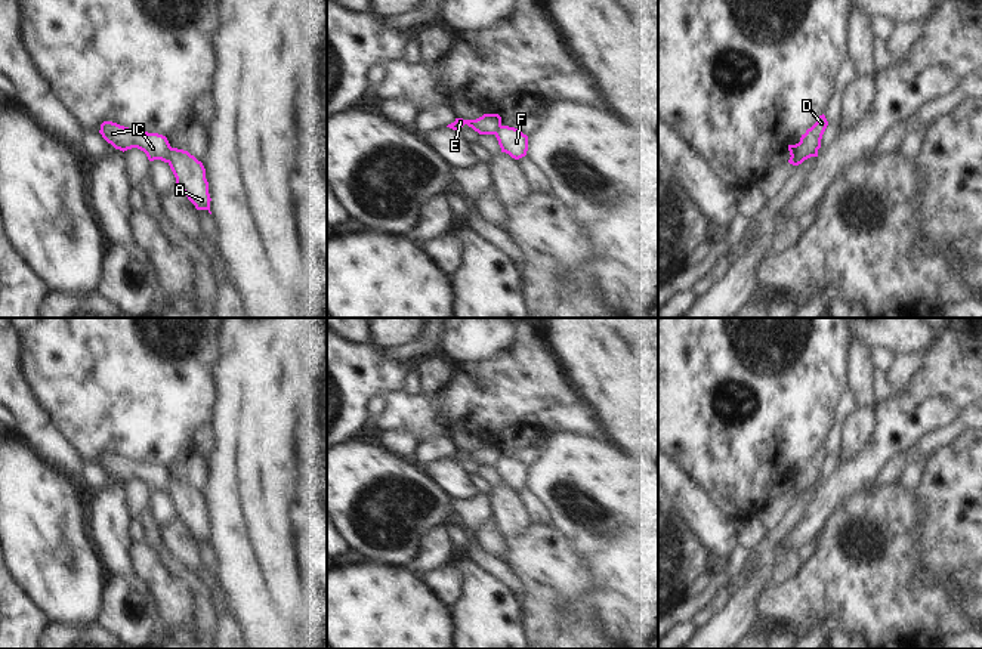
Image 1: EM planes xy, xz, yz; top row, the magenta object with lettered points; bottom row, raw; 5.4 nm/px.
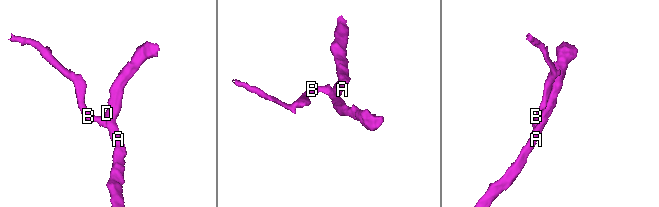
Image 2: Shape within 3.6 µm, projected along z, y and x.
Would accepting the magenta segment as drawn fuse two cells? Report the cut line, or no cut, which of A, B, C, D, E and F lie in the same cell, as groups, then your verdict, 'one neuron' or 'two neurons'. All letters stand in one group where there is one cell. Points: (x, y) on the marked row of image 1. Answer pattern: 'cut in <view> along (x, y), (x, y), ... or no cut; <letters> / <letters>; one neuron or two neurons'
cut in yz along (800, 142), (794, 164); A D F / B C E; two neurons

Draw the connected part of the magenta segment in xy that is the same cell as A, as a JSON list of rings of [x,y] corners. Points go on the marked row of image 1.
[[[169,148],[169,166],[176,177],[176,186],[180,188],[197,210],[207,210],[210,214],[209,182],[206,169],[188,151]]]

